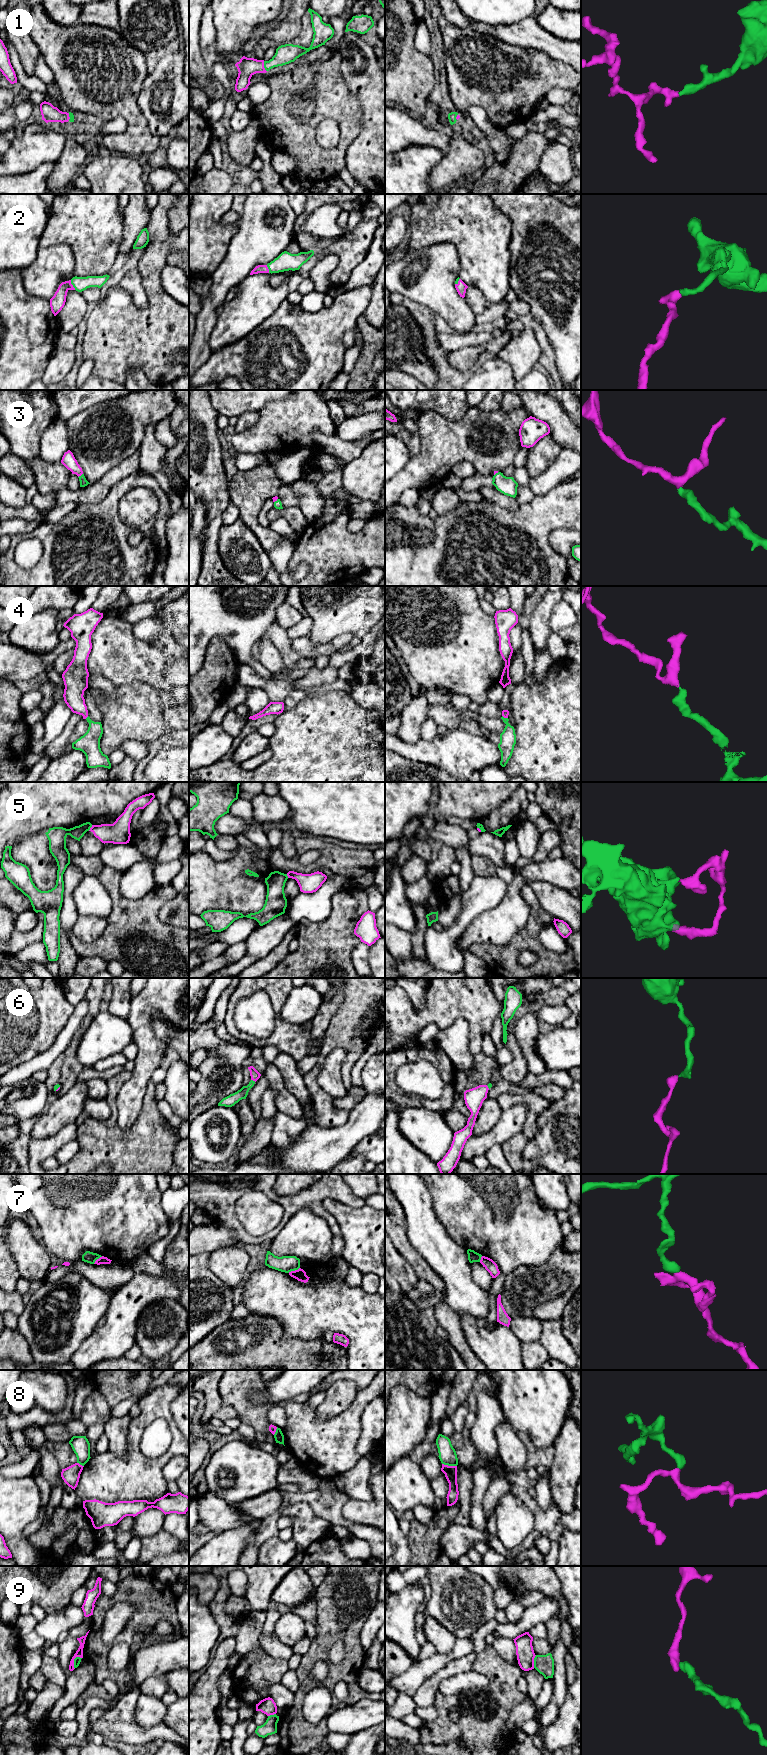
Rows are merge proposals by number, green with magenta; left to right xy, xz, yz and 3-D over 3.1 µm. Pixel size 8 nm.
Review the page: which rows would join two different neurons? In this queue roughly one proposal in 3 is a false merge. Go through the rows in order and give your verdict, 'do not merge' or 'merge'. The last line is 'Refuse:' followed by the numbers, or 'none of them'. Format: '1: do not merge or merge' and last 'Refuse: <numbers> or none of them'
1: merge
2: merge
3: merge
4: merge
5: do not merge
6: merge
7: do not merge
8: do not merge
9: do not merge
Refuse: 5, 7, 8, 9

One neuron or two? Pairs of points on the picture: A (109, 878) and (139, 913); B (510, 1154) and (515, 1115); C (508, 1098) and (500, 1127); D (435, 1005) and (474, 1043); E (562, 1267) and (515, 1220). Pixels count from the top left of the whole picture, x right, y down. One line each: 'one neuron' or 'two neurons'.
A: one neuron
B: two neurons
C: two neurons
D: one neuron
E: two neurons

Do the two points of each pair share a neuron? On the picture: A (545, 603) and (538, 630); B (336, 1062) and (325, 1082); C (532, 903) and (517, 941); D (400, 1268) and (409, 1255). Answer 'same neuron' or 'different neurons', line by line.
A: same neuron
B: same neuron
C: same neuron
D: different neurons

